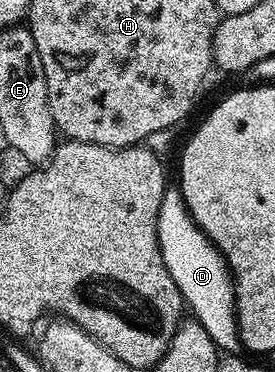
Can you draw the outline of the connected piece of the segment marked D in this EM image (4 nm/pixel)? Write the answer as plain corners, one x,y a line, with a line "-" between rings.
173,183
168,184
163,191
161,207
158,209
158,241
166,268
176,281
183,300
194,318
213,338
220,352
227,355
240,354
243,346
238,331
234,280
230,267
215,244
192,218
184,201
182,188

